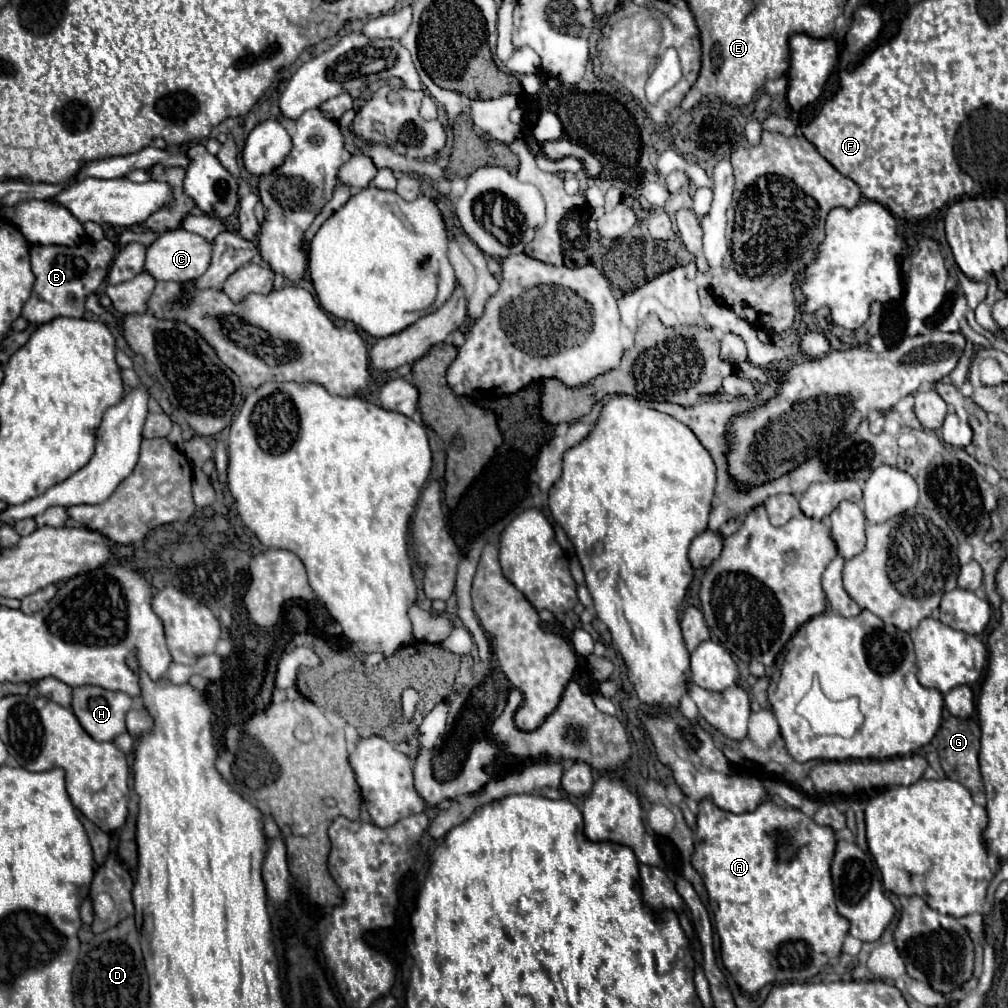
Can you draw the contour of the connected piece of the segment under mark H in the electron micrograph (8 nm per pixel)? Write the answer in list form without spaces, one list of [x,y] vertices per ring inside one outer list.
[[[83,686],[73,690],[75,716],[93,740],[113,740],[127,732],[125,716],[133,708],[133,698],[123,692],[109,692],[99,686]]]

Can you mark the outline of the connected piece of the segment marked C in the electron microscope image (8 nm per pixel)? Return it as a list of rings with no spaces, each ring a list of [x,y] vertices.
[[[177,228],[177,230],[161,234],[147,248],[143,270],[151,274],[155,280],[193,280],[207,270],[209,258],[211,258],[211,244],[207,244],[201,236],[193,232]]]

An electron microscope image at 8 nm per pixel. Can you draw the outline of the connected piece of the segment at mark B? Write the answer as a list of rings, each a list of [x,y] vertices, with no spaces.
[[[107,238],[97,242],[83,242],[79,246],[31,246],[31,270],[35,274],[35,284],[31,298],[23,304],[21,316],[25,320],[35,320],[37,324],[51,322],[57,316],[83,318],[85,298],[101,288],[107,278],[109,264],[115,254],[115,244]]]

